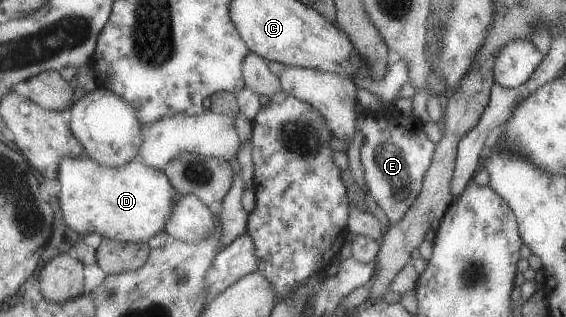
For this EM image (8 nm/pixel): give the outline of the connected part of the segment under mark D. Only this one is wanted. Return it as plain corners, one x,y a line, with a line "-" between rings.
88,156
64,157
57,168
57,180
62,218
81,238
96,233
113,241
146,243
151,236
165,230
178,196
160,169
153,169
136,158
121,167
107,167

